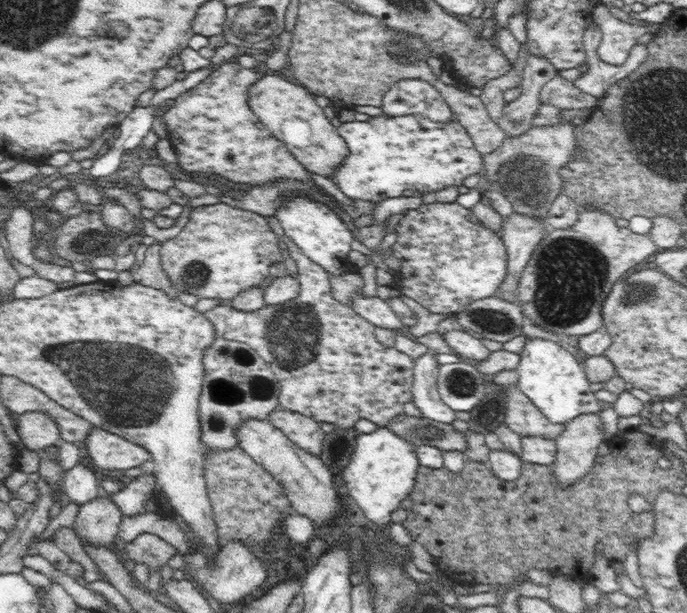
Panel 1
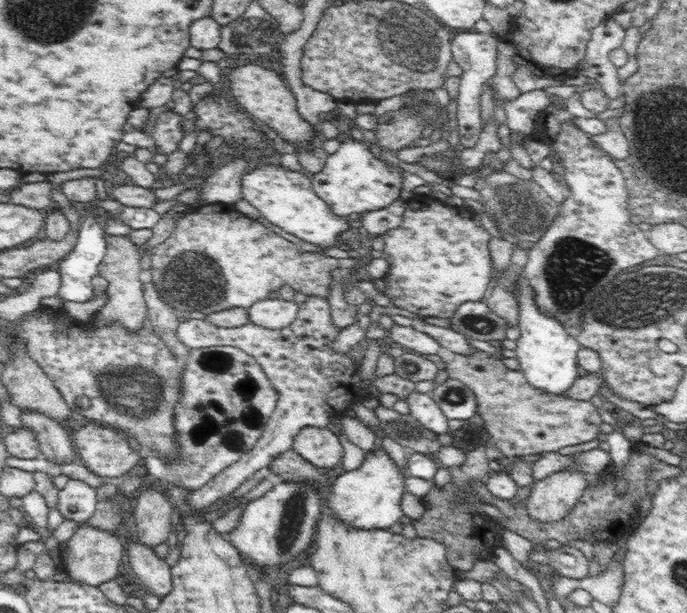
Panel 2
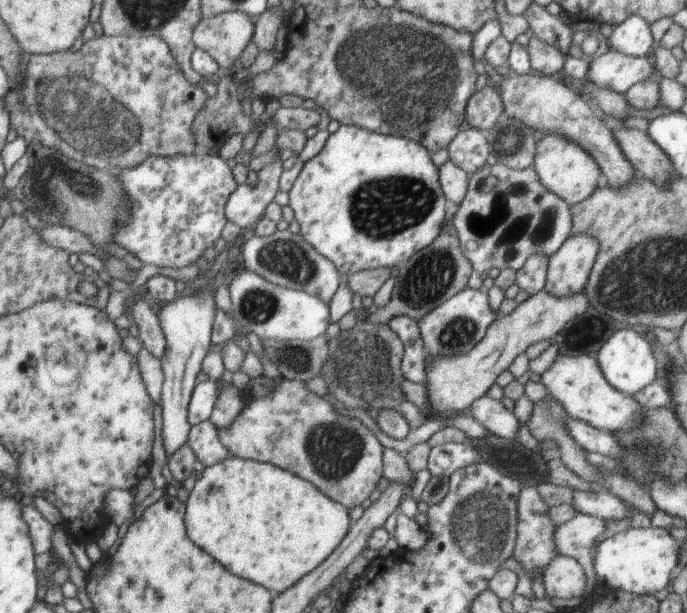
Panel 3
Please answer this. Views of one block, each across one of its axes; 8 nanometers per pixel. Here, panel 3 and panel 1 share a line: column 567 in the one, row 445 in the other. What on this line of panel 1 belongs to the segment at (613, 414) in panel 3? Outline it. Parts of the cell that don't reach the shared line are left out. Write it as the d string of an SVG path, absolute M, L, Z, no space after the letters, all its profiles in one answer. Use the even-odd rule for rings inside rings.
M380 427L371 434L360 433L356 439L356 446L350 455L350 462L344 468L344 482L350 498L354 500L354 504L362 510L366 518L370 522L374 522L378 526L384 528L390 524L390 516L392 512L401 509L401 502L415 488L415 478L417 477L417 468L420 466L416 454L416 446L406 442L406 439L398 437L386 427Z

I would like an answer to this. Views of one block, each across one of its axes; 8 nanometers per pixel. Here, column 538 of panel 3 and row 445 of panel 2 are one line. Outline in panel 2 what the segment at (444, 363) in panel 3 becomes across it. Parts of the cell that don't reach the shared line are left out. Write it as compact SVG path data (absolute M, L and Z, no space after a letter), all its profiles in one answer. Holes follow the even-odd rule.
M306 427L296 434L293 449L318 468L332 468L343 457L339 436L326 428Z

